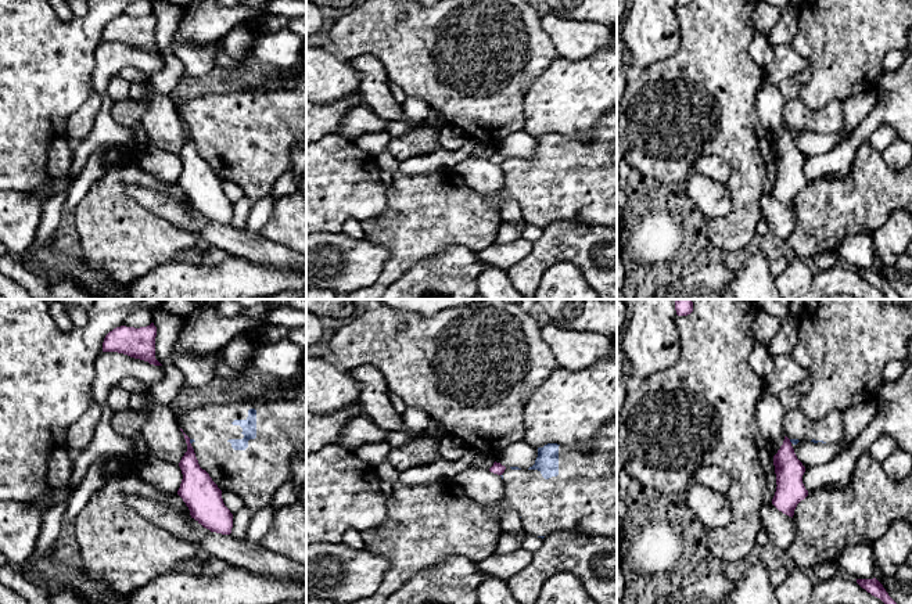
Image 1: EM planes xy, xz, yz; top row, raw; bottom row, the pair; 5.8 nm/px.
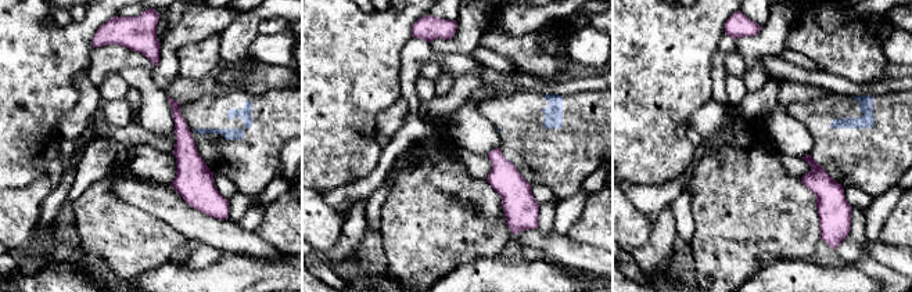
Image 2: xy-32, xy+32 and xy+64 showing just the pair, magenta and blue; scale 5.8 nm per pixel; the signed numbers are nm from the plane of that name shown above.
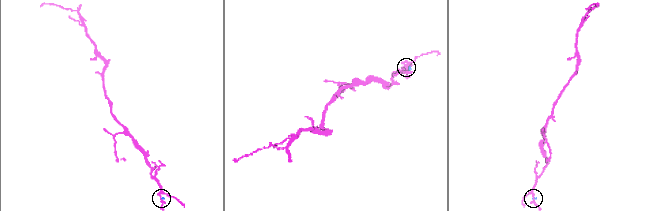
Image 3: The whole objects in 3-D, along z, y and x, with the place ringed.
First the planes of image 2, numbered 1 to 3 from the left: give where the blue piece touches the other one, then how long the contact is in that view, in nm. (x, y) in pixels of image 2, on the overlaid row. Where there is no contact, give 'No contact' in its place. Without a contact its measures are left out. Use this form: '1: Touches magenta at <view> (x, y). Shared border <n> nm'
1: No contact
2: No contact
3: No contact

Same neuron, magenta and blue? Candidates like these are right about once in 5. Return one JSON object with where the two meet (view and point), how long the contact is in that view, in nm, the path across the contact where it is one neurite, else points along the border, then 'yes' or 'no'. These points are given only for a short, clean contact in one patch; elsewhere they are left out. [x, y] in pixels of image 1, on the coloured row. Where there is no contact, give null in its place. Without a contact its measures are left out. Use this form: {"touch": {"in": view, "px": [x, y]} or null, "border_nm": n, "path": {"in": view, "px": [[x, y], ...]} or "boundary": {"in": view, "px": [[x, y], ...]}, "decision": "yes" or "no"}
{"touch": {"in": "xy", "px": [189, 442]}, "border_nm": 30, "boundary": {"in": "xy", "px": [[189, 439], [190, 443]]}, "decision": "no"}

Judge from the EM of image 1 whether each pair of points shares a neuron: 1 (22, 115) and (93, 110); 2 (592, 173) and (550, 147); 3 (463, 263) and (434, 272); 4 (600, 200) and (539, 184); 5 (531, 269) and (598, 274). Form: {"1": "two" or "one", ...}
{"1": "two", "2": "one", "3": "one", "4": "one", "5": "one"}

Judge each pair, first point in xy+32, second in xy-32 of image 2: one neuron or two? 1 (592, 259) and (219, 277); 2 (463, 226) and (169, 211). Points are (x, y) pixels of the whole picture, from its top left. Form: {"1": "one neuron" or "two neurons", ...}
{"1": "two neurons", "2": "two neurons"}

